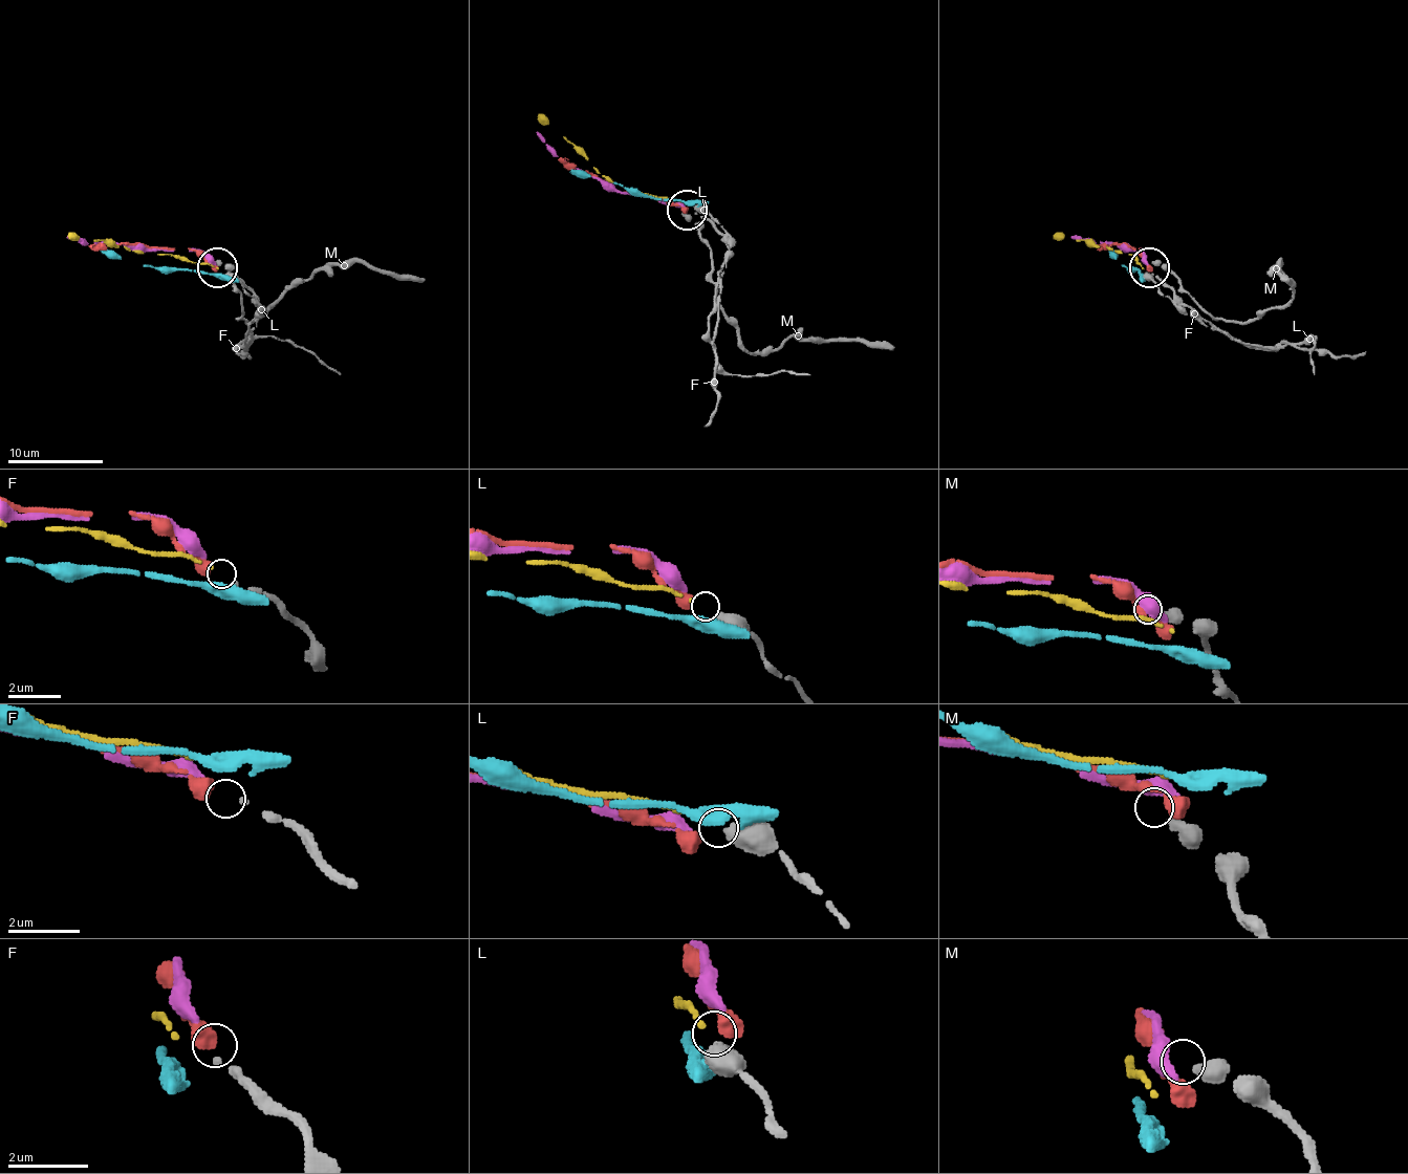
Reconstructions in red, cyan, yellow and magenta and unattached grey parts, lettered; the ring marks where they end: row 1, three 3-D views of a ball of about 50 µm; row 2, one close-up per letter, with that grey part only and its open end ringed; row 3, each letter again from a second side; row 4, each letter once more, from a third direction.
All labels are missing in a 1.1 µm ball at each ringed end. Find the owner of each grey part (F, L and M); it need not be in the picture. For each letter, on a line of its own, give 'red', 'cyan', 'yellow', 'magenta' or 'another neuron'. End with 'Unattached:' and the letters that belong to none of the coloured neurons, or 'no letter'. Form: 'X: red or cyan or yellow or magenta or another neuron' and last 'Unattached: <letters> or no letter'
F: red
L: yellow
M: another neuron
Unattached: M

